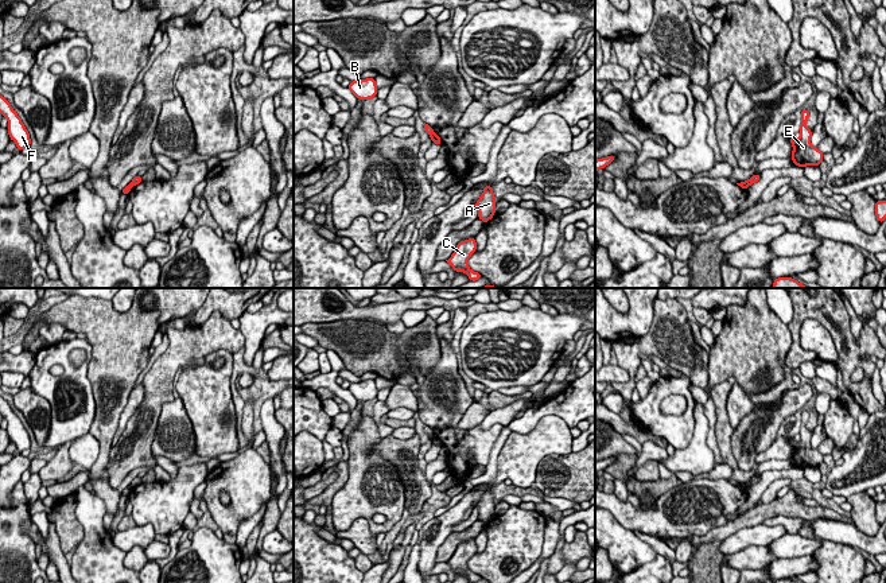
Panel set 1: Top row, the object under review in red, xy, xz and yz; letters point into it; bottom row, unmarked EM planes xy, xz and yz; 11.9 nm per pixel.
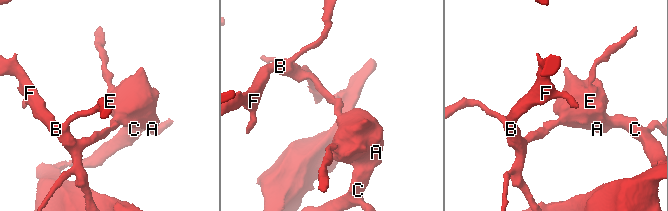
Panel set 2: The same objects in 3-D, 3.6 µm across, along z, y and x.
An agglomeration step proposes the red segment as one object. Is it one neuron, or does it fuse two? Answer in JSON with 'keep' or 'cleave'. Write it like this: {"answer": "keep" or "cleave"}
{"answer": "cleave"}

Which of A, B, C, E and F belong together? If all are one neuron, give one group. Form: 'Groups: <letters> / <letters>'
Groups: A C E / B F

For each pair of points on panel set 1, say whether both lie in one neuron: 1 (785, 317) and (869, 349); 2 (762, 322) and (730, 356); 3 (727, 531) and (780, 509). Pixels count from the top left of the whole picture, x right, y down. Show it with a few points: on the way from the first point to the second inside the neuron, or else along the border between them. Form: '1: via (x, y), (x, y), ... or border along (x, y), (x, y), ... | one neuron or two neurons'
1: border along (792, 302), (792, 319), (787, 325) | two neurons
2: via (754, 330), (738, 348) | one neuron
3: via (741, 523), (766, 510) | one neuron

